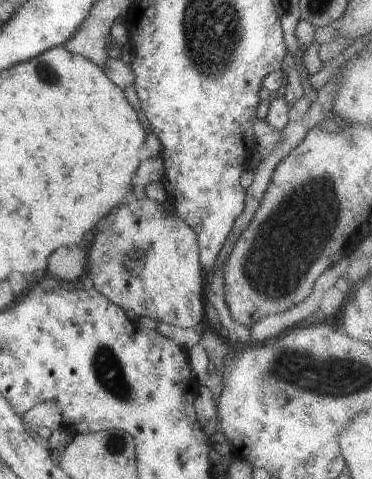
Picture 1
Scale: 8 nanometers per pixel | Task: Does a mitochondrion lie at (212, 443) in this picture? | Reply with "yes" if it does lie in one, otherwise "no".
no

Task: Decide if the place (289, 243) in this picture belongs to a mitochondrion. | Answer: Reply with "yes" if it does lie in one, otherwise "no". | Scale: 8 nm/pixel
yes

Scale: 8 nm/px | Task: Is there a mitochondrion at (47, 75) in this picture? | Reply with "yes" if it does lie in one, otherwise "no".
yes

